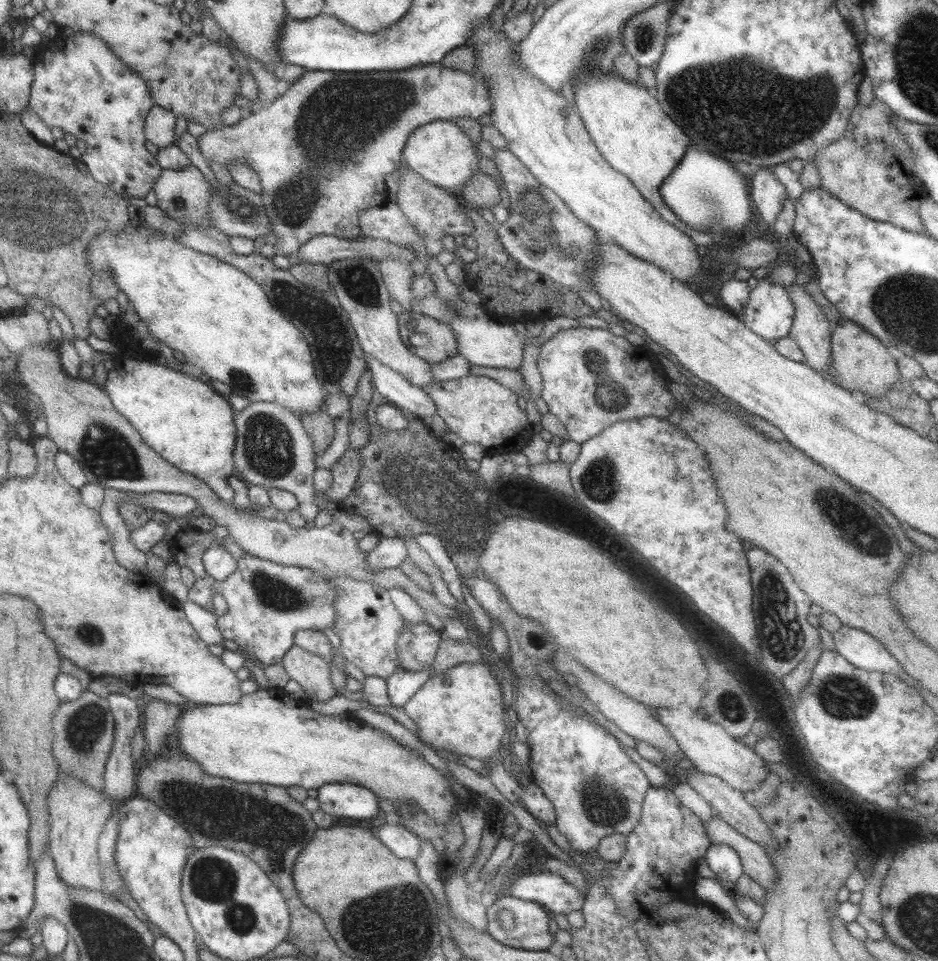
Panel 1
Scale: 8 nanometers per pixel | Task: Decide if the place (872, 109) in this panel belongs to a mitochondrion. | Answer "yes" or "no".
no

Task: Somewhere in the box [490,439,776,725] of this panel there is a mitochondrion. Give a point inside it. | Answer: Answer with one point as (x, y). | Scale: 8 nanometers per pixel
(598, 482)

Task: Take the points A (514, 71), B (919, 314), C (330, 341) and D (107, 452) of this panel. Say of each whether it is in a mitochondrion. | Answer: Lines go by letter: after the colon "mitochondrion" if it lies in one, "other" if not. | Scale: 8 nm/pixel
A: other
B: mitochondrion
C: mitochondrion
D: mitochondrion

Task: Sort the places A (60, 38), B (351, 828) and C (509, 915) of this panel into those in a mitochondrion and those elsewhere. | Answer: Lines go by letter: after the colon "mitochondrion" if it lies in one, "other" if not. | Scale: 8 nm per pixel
A: other
B: other
C: other

